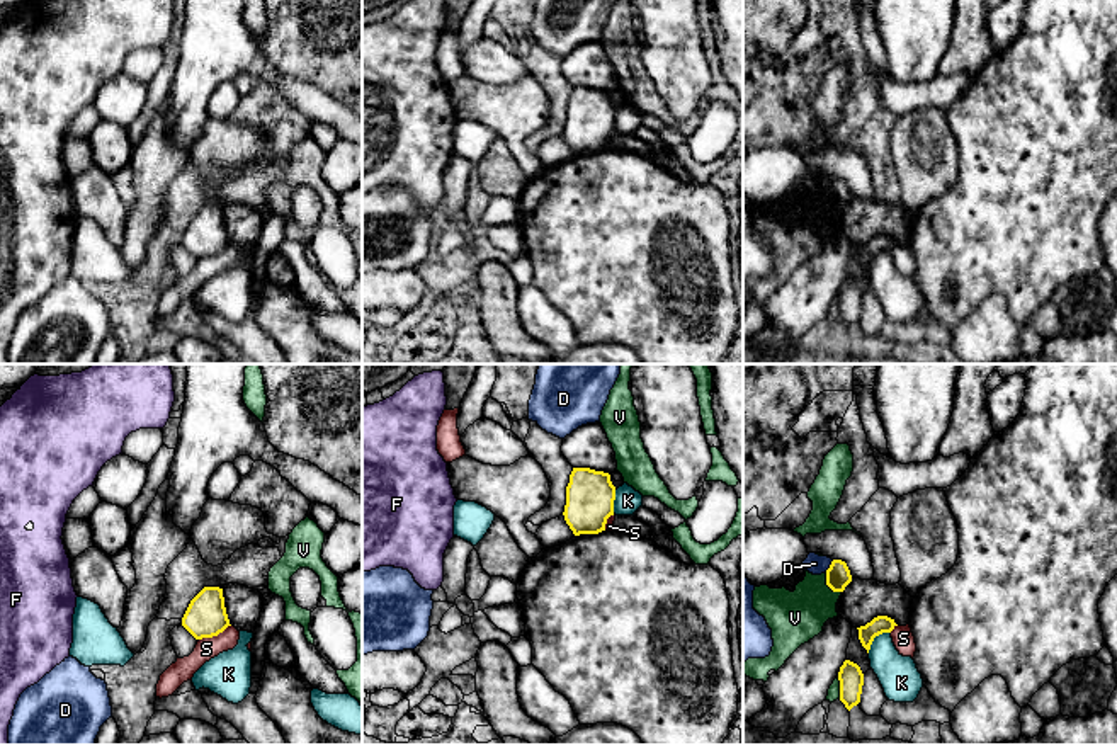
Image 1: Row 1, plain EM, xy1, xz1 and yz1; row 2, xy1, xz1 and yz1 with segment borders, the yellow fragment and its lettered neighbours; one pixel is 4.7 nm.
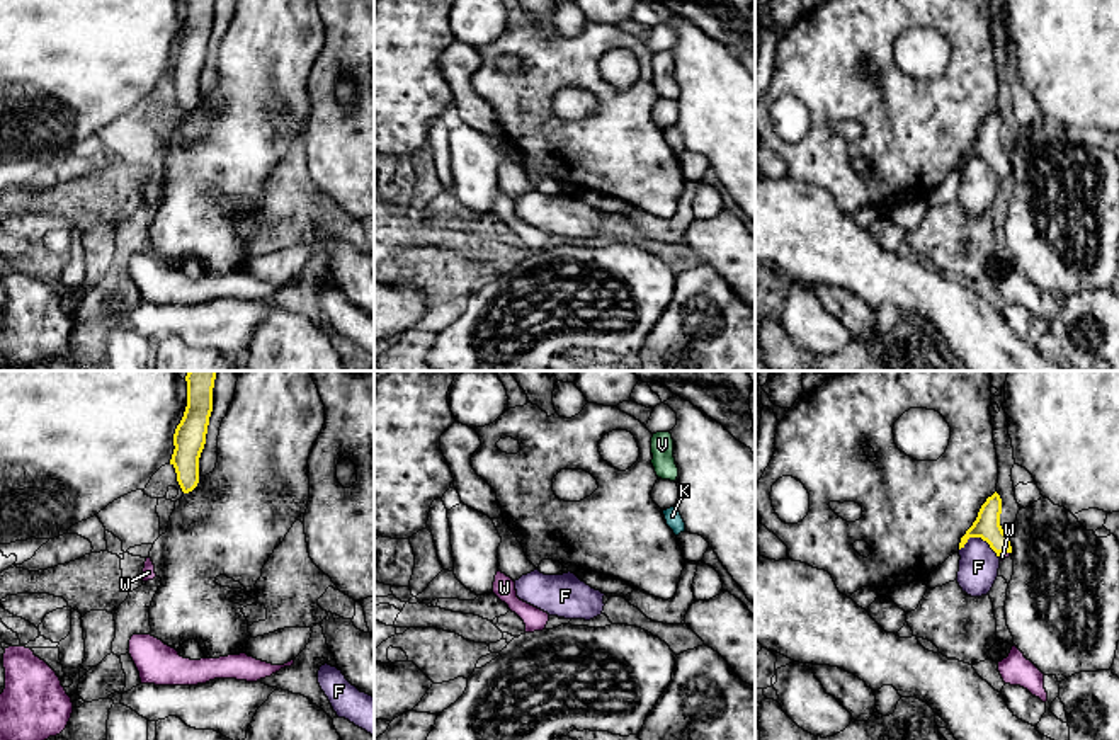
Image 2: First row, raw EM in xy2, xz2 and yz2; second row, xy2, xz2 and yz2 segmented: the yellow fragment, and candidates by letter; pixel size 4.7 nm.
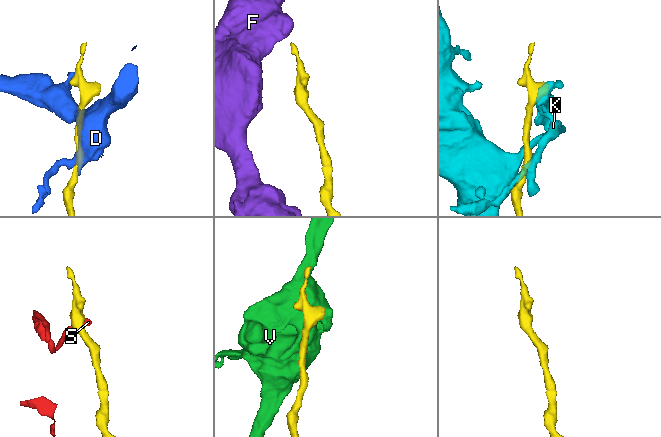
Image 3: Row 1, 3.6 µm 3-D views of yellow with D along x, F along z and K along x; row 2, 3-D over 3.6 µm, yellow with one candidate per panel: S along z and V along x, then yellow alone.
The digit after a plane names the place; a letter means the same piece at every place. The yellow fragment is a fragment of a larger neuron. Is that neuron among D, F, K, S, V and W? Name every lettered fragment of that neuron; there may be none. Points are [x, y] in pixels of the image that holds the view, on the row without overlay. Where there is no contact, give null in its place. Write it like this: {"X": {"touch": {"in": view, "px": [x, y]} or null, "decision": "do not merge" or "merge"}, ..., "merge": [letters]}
{"D": {"touch": {"in": "yz1", "px": [830, 184]}, "decision": "do not merge"}, "F": {"touch": {"in": "yz2", "px": [980, 155]}, "decision": "do not merge"}, "K": {"touch": {"in": "yz1", "px": [874, 255]}, "decision": "do not merge"}, "S": {"touch": {"in": "xy1", "px": [215, 254]}, "decision": "do not merge"}, "V": {"touch": {"in": "yz1", "px": [828, 204]}, "decision": "do not merge"}, "W": {"touch": {"in": "yz2", "px": [1004, 170]}, "decision": "merge"}, "merge": ["W"]}

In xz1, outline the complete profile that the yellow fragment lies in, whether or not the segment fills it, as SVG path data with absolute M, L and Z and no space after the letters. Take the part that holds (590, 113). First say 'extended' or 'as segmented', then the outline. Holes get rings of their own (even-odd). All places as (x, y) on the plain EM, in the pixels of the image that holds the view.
as segmented | M573 87L566 105L564 139L575 155L605 150L607 138L614 134L615 105L610 94L590 87Z

